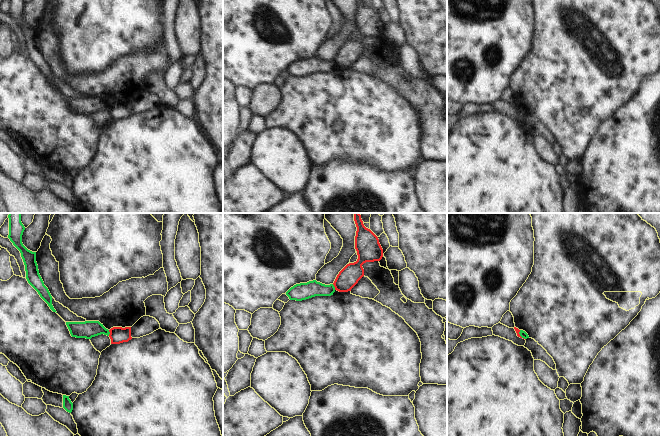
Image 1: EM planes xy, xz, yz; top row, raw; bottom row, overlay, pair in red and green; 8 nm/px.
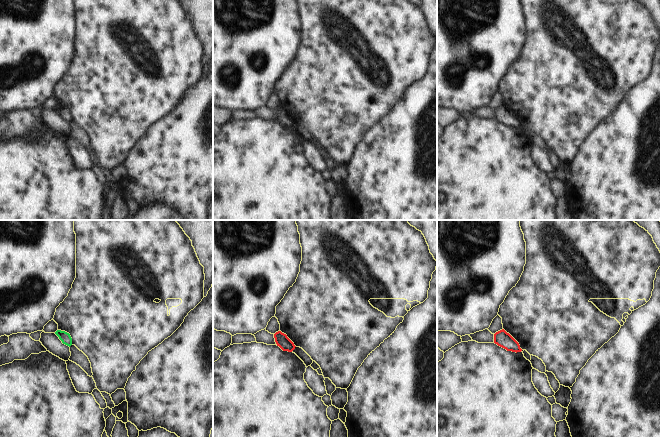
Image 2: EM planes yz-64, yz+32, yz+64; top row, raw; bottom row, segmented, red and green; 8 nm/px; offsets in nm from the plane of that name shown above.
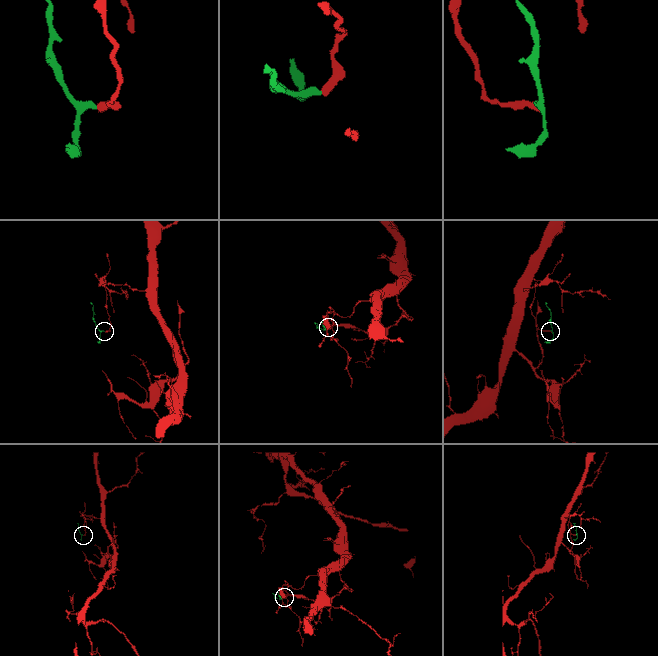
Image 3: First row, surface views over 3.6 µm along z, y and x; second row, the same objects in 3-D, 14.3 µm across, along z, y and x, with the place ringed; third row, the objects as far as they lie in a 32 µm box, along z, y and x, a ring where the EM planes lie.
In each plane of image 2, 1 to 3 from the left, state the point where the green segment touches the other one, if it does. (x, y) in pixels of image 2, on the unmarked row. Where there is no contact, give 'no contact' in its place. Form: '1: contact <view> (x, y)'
1: no contact
2: no contact
3: no contact

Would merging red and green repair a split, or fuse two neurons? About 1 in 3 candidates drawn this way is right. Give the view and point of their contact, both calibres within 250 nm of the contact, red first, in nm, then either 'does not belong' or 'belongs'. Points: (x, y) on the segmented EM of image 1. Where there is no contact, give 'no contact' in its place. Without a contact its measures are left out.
xy (110, 333) | 130/140 nm | does not belong

